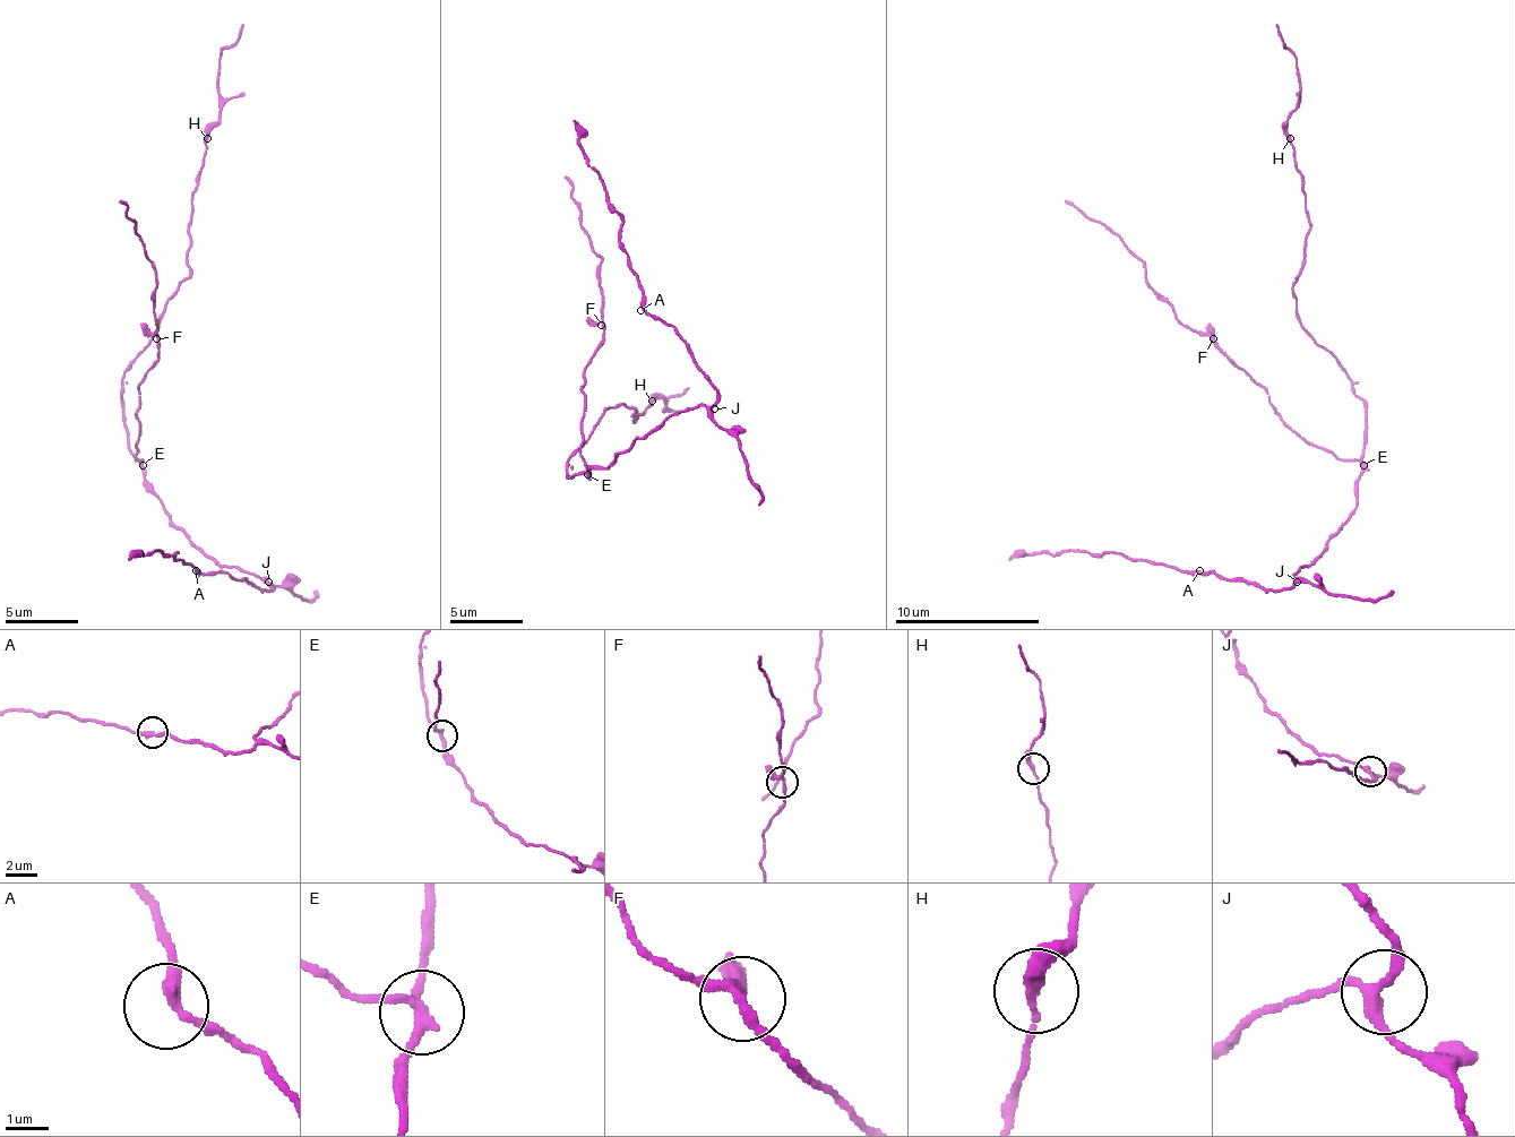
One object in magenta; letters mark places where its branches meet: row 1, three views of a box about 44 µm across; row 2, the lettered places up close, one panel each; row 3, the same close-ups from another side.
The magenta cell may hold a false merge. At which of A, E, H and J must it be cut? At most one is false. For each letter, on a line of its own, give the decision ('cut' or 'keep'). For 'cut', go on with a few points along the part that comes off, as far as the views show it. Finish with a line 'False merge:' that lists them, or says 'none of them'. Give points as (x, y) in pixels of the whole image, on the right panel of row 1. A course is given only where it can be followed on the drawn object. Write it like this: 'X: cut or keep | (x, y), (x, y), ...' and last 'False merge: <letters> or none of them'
A: keep
E: cut | (1362, 465), (1311, 447), (1260, 386), (1159, 299), (1144, 266), (1116, 233), (1065, 200)
H: keep
J: keep
False merge: E

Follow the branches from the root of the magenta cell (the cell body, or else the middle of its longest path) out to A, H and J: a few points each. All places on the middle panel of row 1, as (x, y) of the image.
A: (586, 474), (604, 470), (670, 415), (717, 397), (717, 387), (688, 343), (640, 310)
H: (586, 474), (568, 477), (568, 459), (590, 437), (597, 419), (619, 405), (627, 405), (637, 419), (652, 401)
J: (586, 474), (590, 470), (604, 470), (637, 437), (645, 437), (670, 415), (699, 405), (714, 408)

